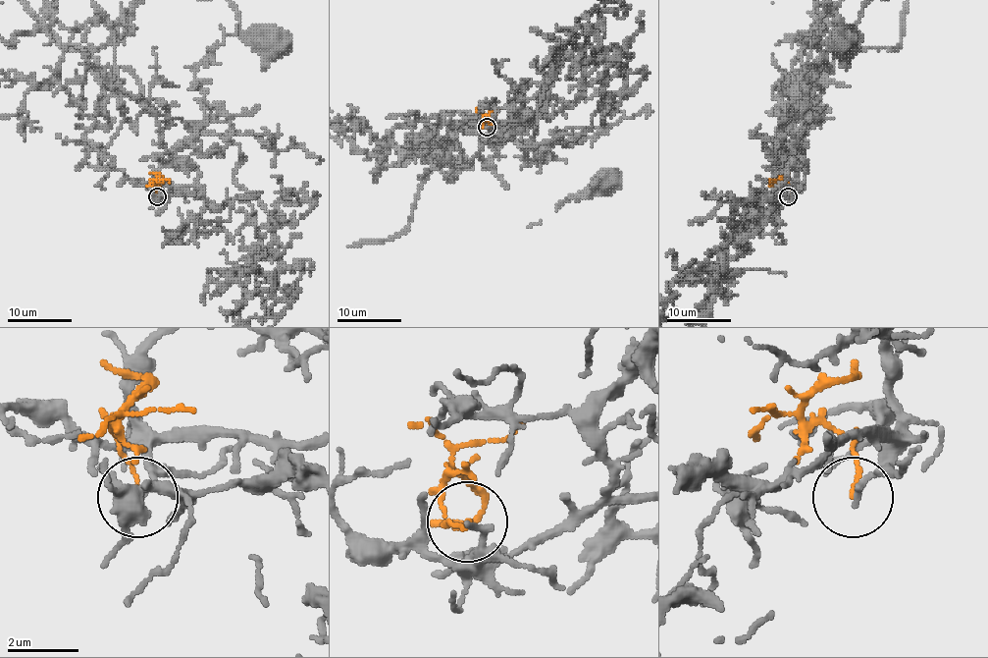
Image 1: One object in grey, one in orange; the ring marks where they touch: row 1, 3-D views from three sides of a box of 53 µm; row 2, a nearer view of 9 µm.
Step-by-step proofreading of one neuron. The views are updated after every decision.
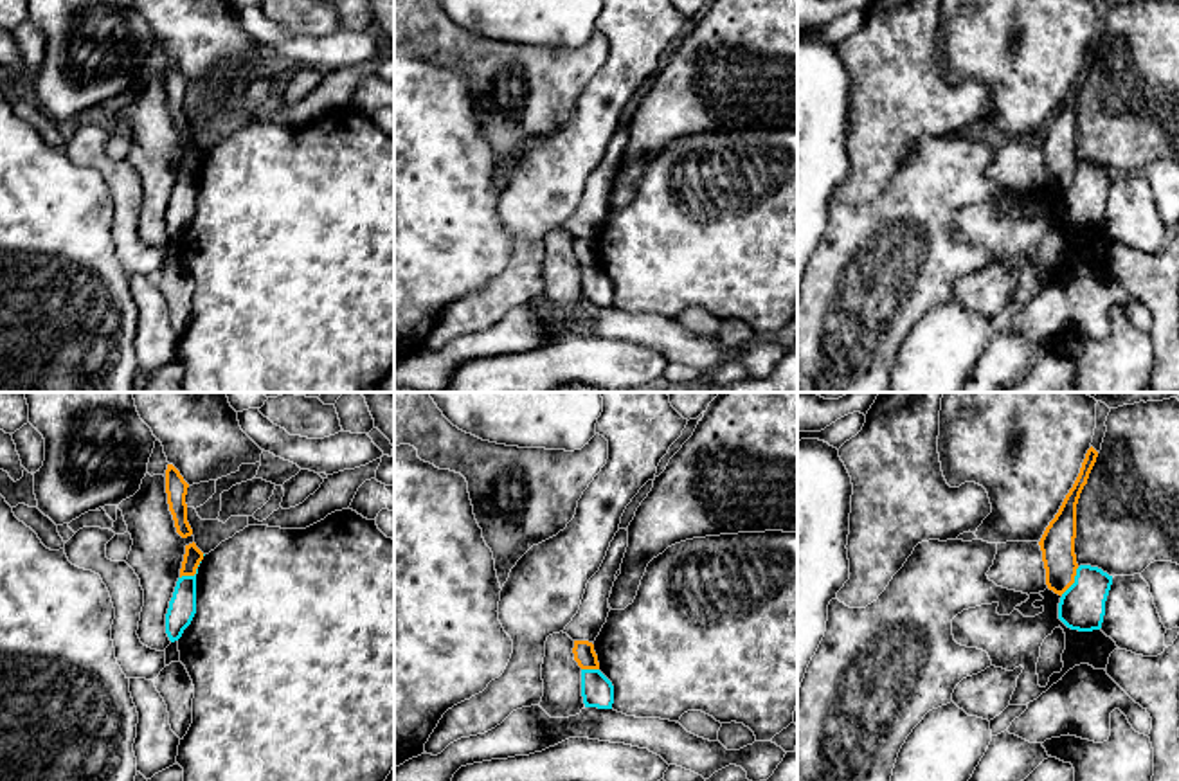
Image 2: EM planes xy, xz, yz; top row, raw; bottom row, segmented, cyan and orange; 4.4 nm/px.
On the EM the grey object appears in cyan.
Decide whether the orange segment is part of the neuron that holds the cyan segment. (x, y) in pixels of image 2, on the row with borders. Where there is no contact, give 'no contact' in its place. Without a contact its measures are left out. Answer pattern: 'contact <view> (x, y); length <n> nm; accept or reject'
contact yz (1075, 582); length 150 nm; reject

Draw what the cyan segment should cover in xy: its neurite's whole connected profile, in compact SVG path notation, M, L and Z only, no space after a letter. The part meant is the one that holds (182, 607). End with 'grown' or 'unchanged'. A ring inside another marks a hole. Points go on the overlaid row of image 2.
M196 574L176 581L166 614L166 633L171 642L178 641L196 614Z; unchanged

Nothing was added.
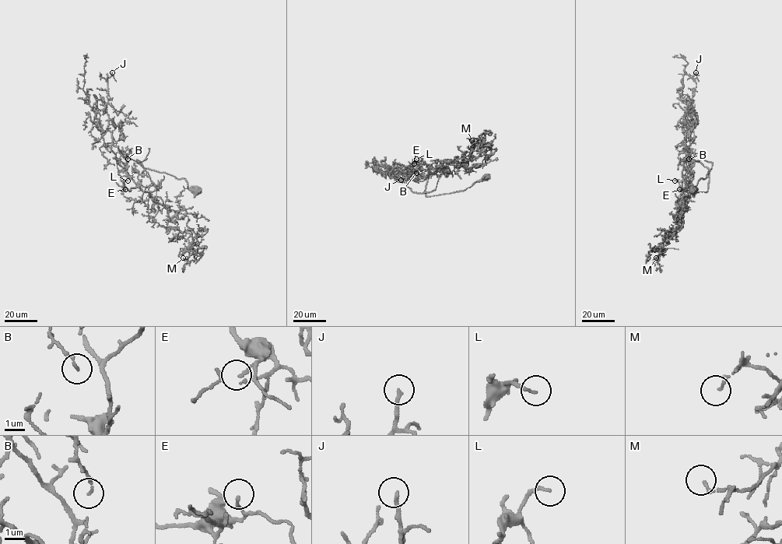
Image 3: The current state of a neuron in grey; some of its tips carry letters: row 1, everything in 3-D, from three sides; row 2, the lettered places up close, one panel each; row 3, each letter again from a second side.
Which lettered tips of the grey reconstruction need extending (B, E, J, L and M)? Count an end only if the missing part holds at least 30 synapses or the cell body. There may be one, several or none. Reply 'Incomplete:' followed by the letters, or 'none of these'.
Incomplete: none of these

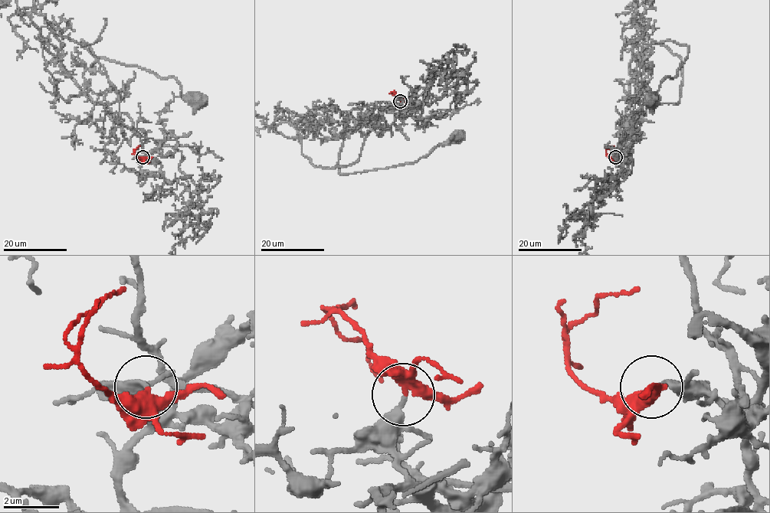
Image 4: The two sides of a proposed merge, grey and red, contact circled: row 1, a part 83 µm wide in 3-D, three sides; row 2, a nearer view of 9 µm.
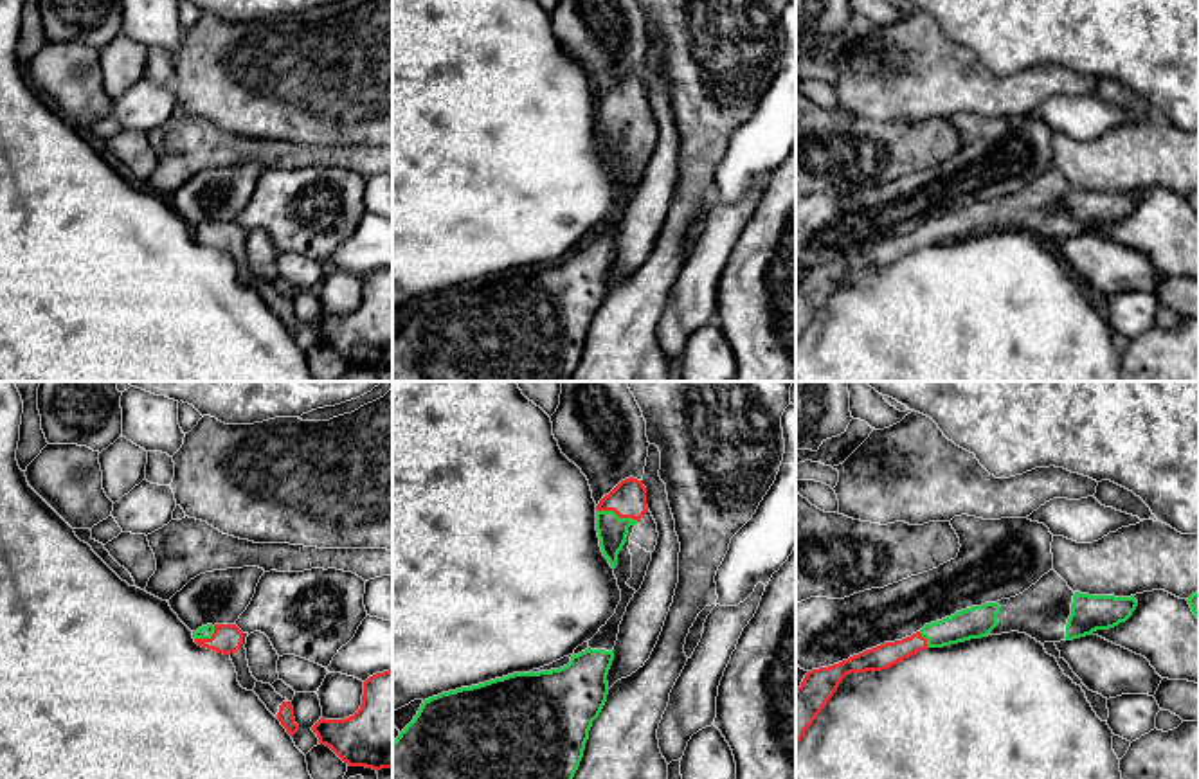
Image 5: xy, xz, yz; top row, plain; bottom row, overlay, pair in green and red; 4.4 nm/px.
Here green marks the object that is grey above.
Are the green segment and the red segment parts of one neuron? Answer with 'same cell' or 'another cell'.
same cell

